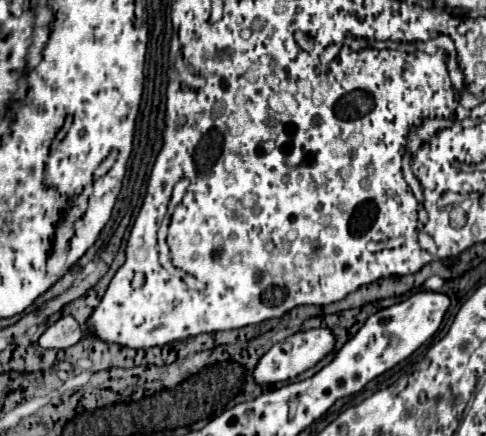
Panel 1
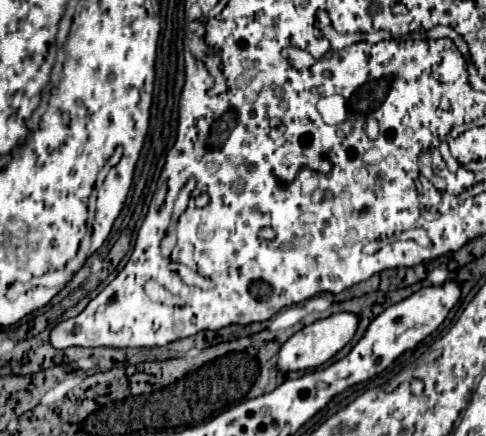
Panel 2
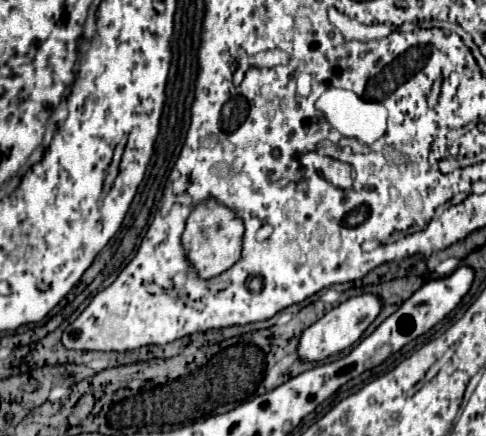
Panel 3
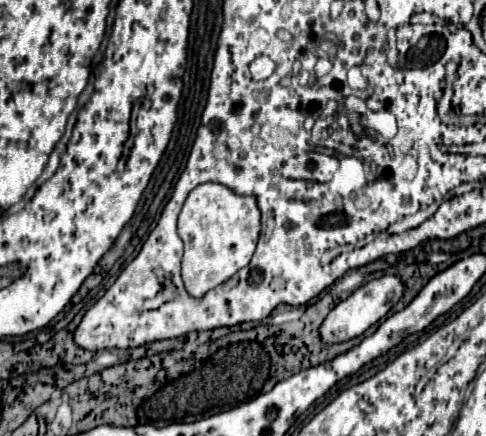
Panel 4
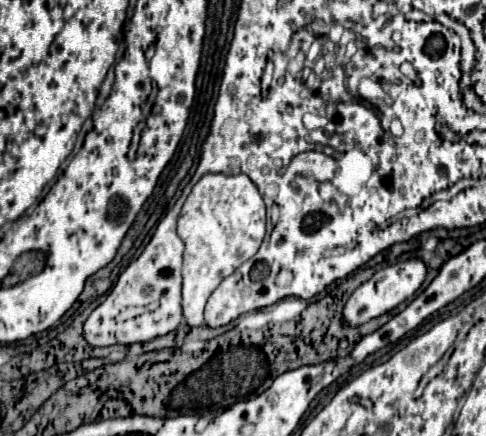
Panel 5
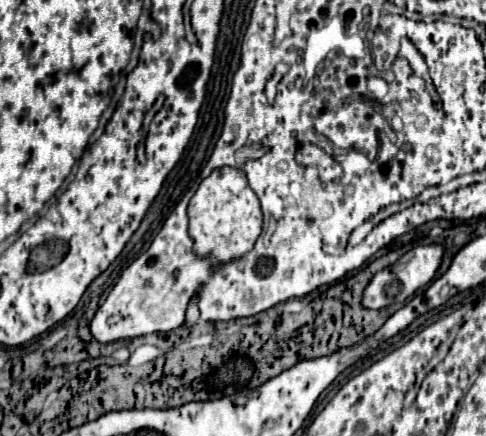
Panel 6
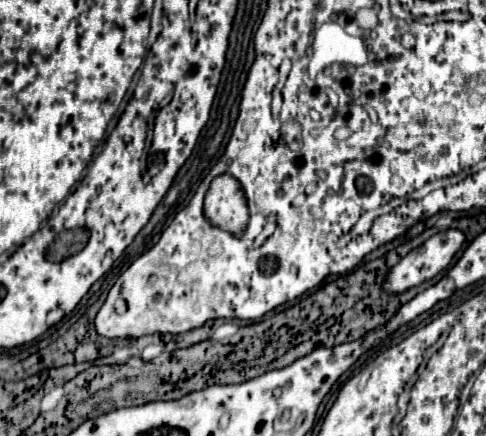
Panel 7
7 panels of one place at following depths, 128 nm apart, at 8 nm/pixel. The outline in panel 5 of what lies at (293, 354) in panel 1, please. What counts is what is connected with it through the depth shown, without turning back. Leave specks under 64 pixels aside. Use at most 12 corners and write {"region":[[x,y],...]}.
{"region":[[406,260],[376,270],[352,292],[344,324],[358,328],[394,310],[424,282]]}

